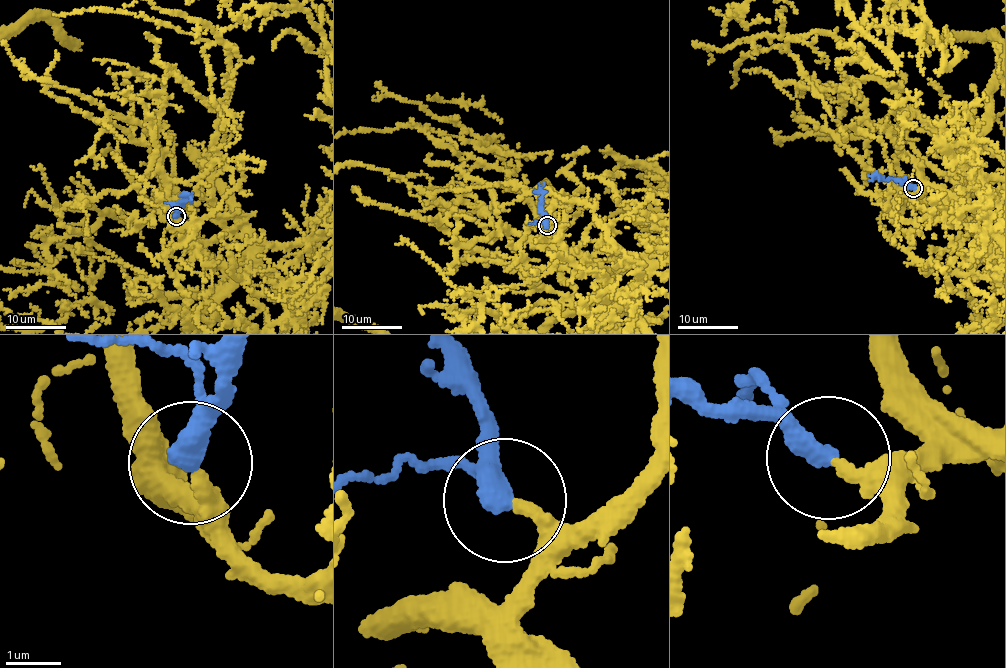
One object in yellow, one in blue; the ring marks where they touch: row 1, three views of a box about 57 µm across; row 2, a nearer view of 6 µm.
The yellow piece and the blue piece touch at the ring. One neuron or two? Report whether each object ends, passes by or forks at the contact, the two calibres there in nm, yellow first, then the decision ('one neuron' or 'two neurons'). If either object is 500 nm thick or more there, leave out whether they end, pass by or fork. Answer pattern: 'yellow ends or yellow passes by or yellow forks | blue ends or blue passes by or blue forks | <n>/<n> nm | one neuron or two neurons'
yellow ends | blue ends | 280/440 nm | one neuron

